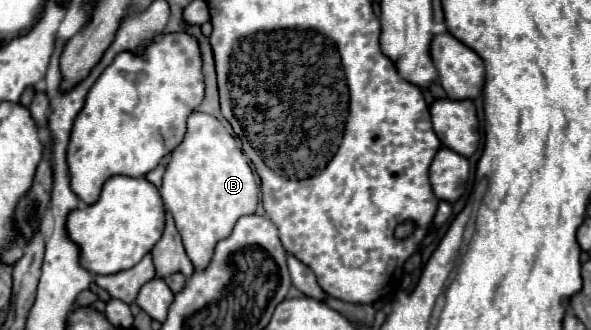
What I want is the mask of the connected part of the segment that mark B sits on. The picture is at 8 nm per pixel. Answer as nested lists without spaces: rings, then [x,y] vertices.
[[[191,113],[187,119],[187,131],[179,147],[171,153],[171,161],[163,175],[161,185],[161,197],[165,201],[165,207],[171,211],[177,231],[183,237],[185,251],[195,265],[195,269],[205,269],[211,263],[211,255],[215,251],[217,241],[231,235],[233,225],[243,215],[255,213],[255,175],[247,163],[247,157],[243,155],[241,147],[233,139],[233,135],[223,127],[219,119],[207,113]]]

